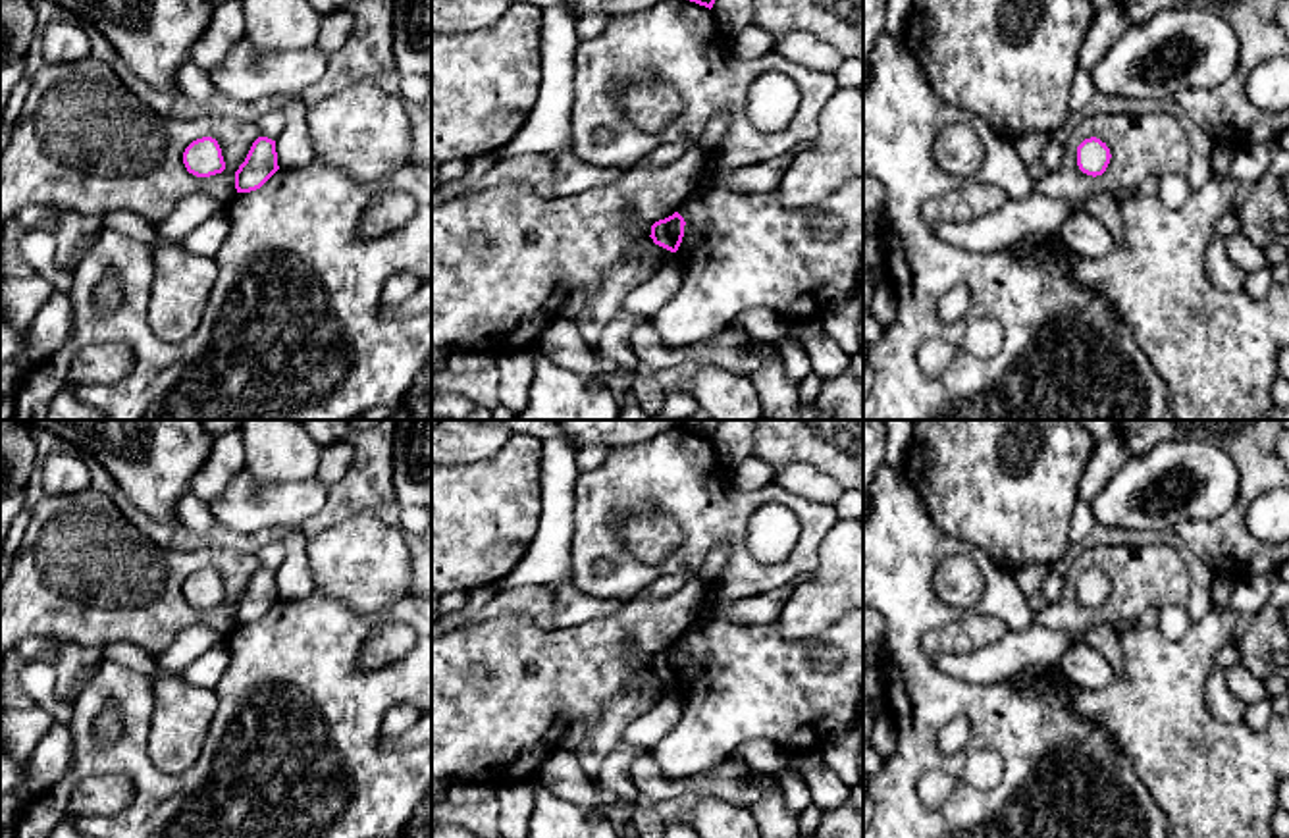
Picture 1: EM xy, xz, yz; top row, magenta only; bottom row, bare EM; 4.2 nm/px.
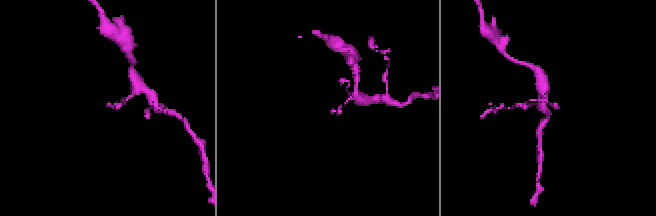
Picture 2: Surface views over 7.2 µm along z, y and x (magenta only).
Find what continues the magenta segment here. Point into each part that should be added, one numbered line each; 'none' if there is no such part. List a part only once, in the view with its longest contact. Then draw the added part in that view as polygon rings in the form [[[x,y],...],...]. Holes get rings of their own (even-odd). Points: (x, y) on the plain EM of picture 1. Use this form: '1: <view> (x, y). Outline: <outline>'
none

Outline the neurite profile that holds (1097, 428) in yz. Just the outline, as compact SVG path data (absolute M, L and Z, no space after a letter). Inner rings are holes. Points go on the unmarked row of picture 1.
M1079 420L1094 439L1119 435L1119 420Z

